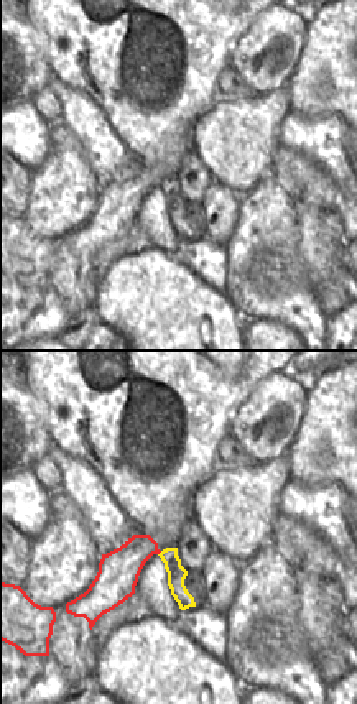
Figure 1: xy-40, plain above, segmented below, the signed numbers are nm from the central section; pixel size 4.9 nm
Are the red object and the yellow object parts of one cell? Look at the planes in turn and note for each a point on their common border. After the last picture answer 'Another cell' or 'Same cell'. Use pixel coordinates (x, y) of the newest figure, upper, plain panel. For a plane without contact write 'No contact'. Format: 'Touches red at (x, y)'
No contact

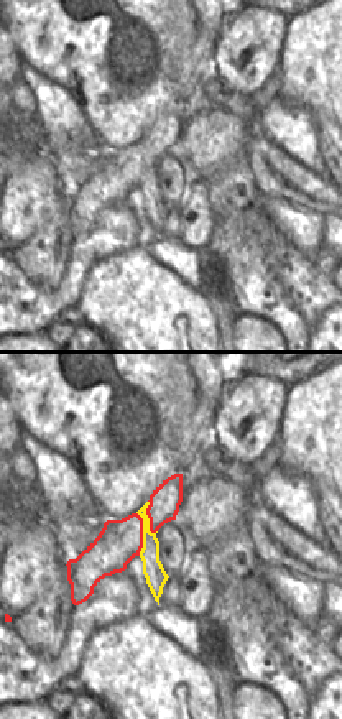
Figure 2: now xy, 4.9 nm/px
Touches red at (142, 165)

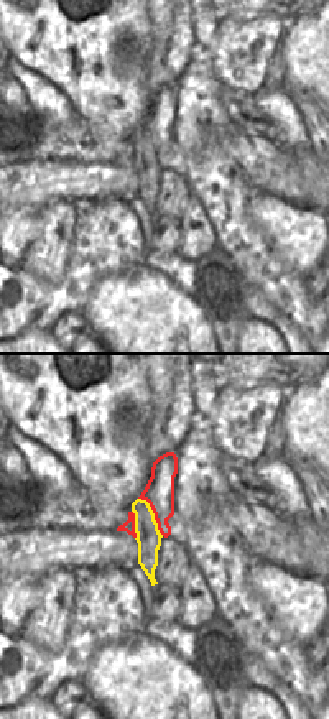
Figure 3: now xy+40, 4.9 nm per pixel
Touches red at (155, 147)

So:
Another cell

